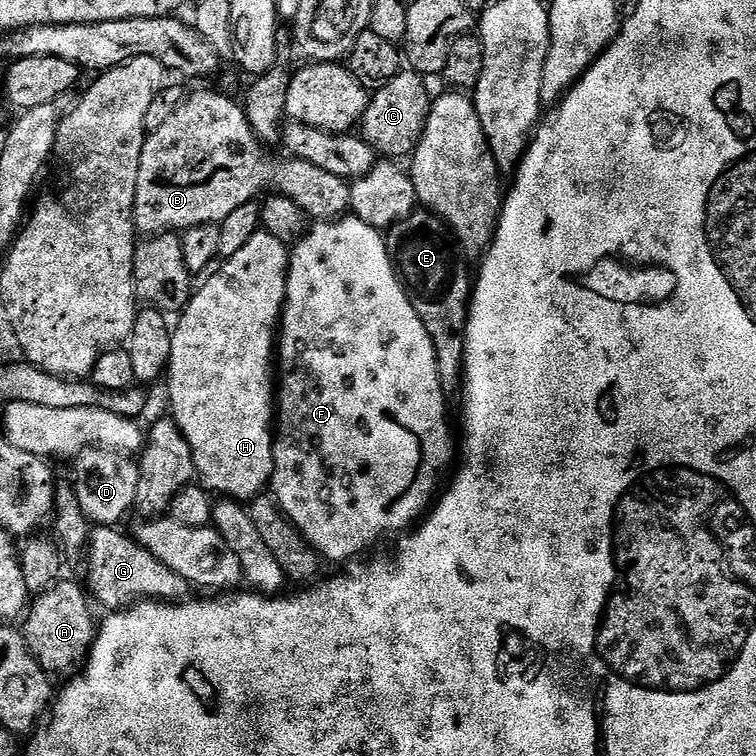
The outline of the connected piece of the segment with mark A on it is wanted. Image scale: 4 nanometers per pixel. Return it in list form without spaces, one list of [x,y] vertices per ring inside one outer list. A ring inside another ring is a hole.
[[[60,580],[31,603],[22,631],[28,648],[45,671],[52,674],[62,672],[72,667],[76,660],[85,659],[91,651],[98,626],[87,599],[87,591],[81,583],[78,585],[74,580]]]

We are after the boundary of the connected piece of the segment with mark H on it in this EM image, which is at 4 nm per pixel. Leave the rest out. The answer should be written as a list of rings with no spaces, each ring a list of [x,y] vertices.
[[[257,231],[242,250],[225,259],[224,265],[193,291],[179,313],[180,321],[174,324],[166,381],[176,410],[175,419],[192,446],[196,471],[204,488],[241,502],[261,495],[272,479],[274,349],[284,299],[288,296],[289,263],[289,245],[270,232]]]

